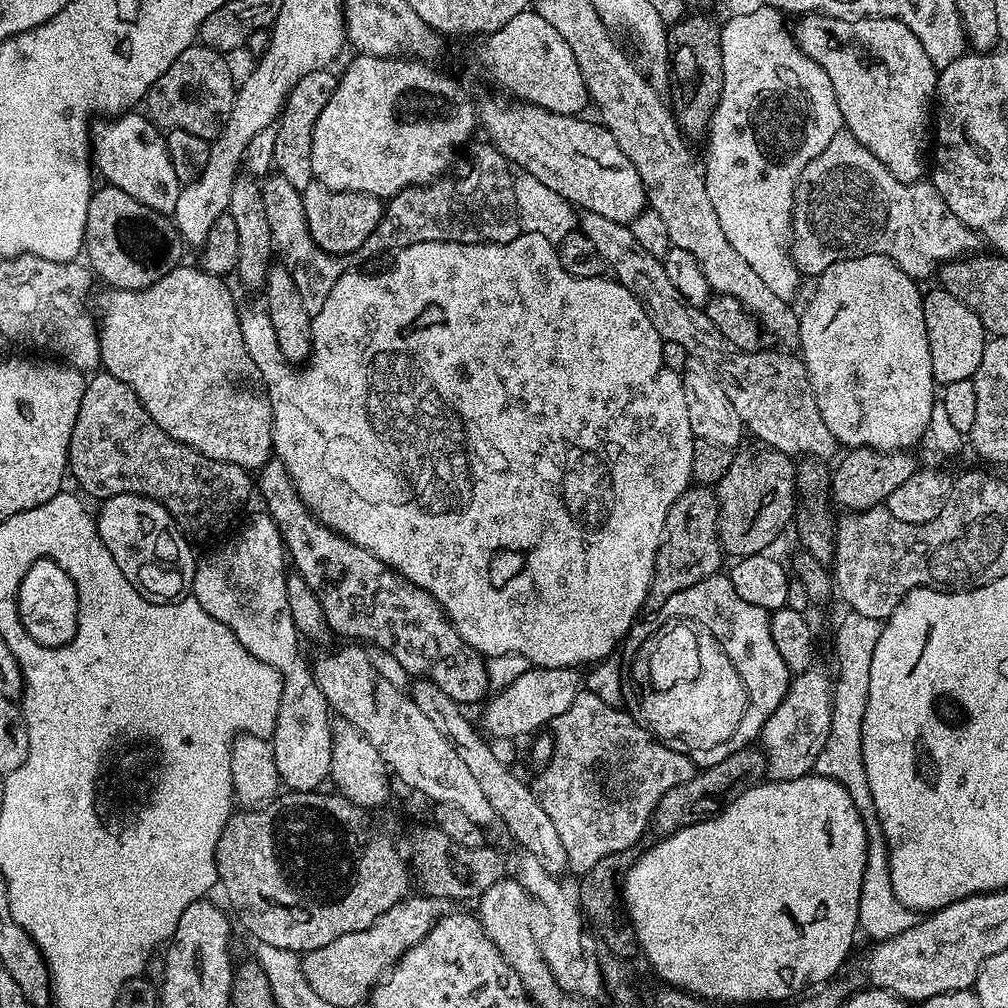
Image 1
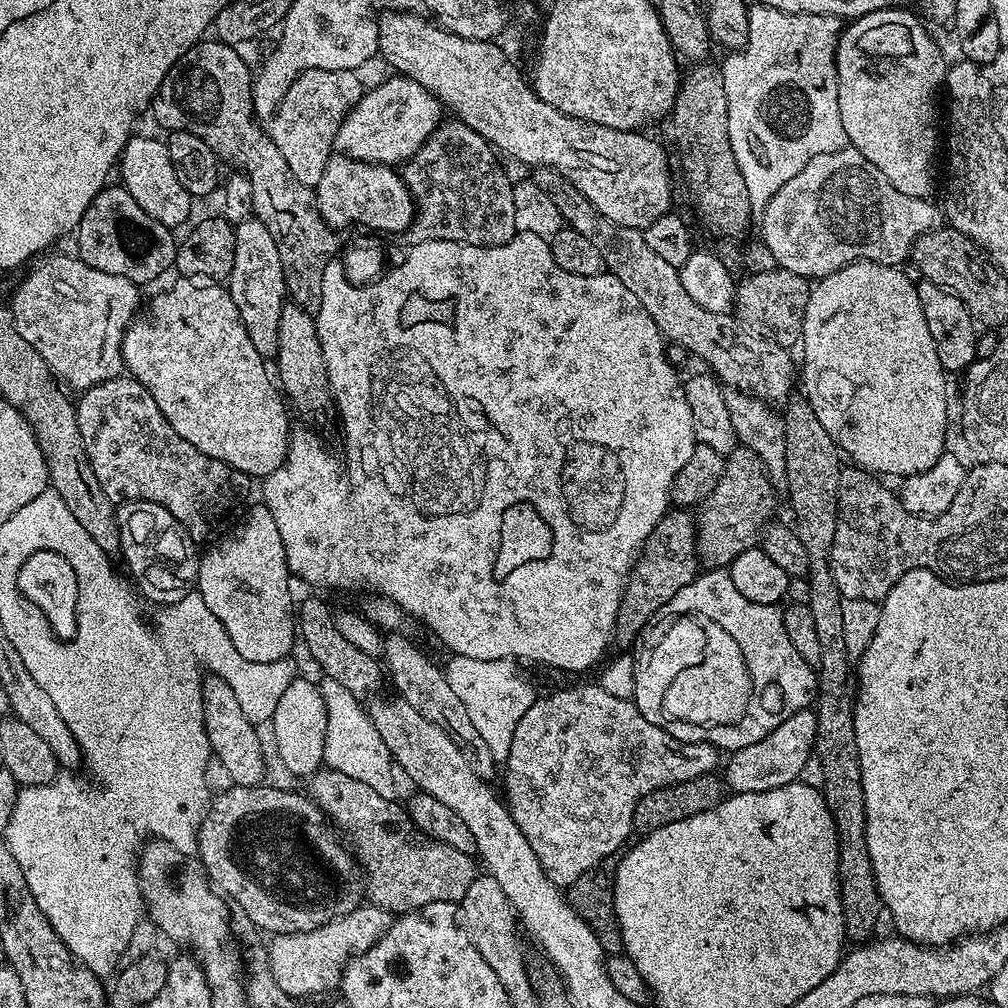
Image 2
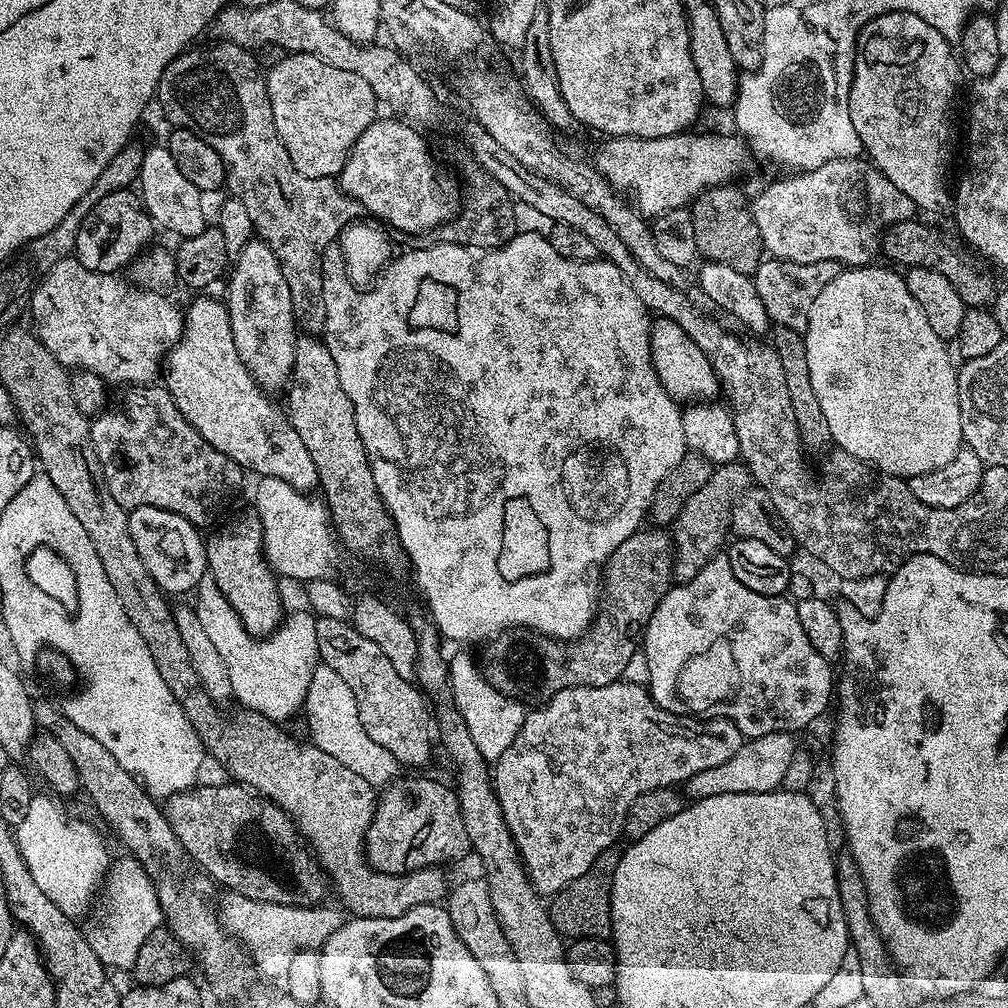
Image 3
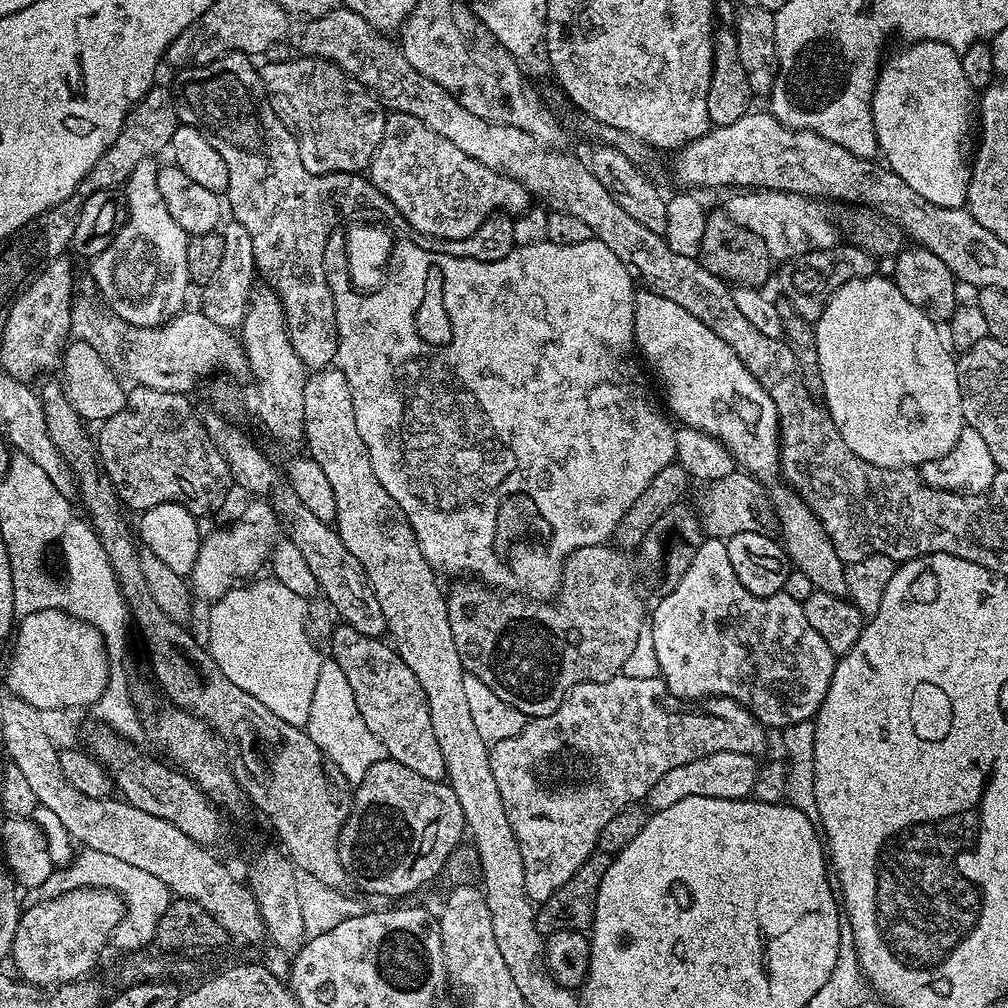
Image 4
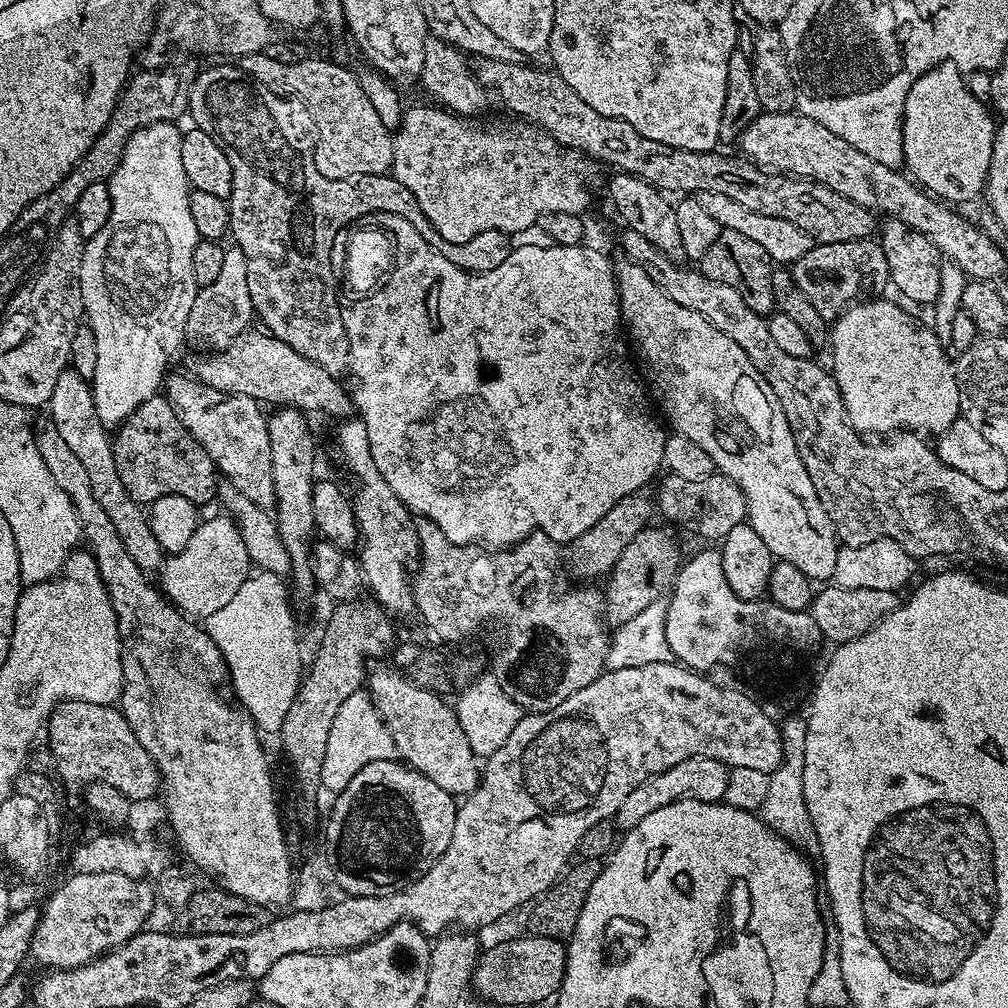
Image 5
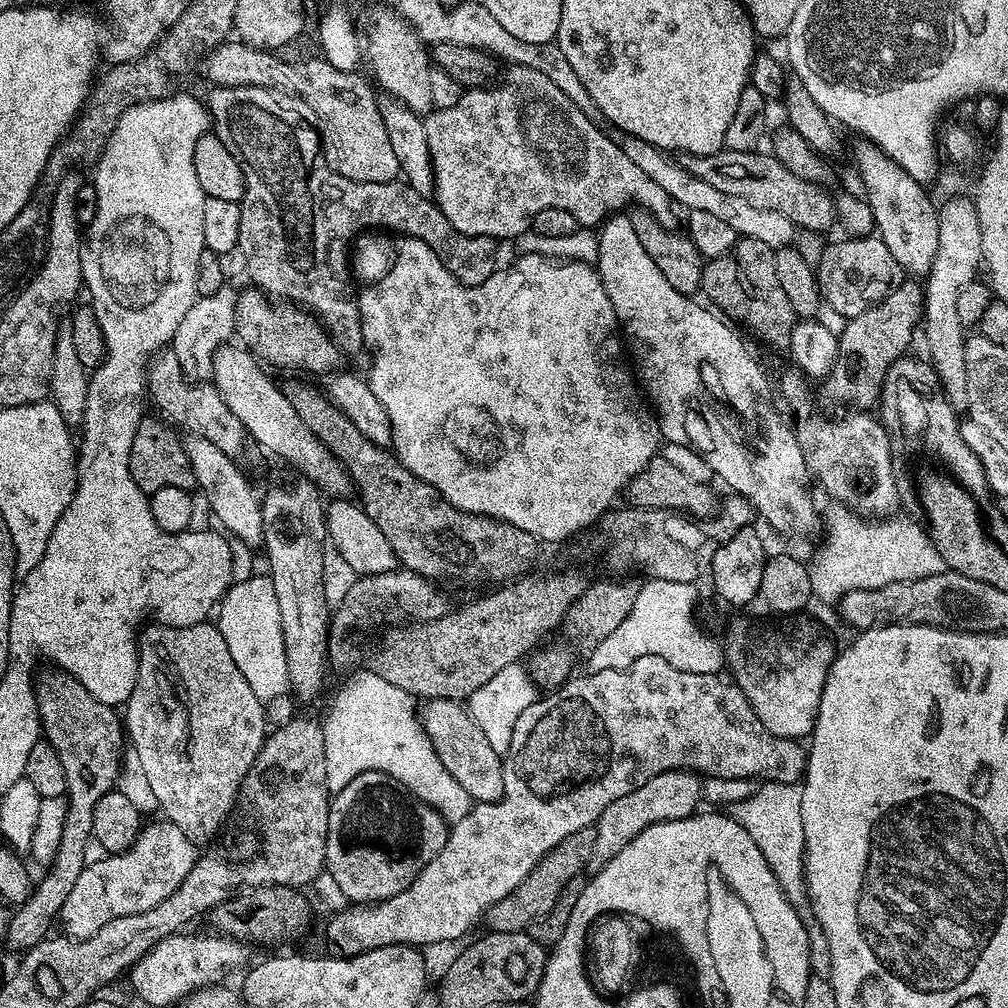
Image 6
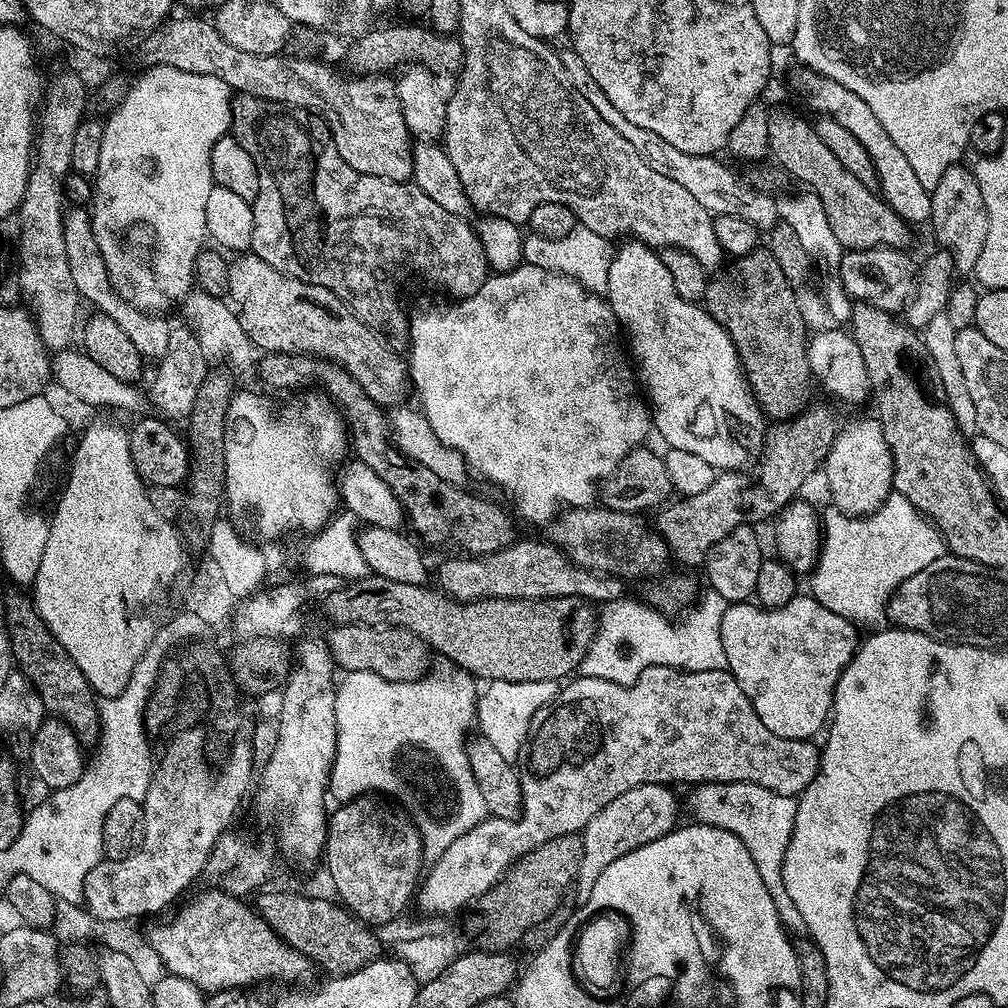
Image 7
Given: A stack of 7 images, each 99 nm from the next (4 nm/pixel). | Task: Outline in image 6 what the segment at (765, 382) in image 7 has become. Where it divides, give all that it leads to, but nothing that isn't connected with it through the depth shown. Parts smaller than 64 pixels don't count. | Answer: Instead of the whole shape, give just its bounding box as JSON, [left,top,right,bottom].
[699,236,798,346]

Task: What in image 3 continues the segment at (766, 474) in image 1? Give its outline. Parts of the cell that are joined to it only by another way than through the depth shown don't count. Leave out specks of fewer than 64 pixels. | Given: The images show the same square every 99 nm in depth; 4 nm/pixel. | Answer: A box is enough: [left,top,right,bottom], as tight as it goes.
[670,462,749,581]

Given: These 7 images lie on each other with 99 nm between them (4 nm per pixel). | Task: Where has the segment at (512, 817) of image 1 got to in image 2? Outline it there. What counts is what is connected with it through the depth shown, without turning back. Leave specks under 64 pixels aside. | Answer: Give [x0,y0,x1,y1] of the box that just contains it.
[382,634,498,778]

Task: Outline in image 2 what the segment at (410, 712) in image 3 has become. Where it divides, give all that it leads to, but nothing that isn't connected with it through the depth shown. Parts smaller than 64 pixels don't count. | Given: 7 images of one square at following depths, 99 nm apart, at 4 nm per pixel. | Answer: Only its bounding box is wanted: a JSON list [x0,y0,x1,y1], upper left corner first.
[298,596,386,697]

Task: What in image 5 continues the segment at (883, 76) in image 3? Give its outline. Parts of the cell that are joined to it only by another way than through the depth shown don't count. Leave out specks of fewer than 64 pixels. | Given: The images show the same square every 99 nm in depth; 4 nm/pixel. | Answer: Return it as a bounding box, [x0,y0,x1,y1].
[903,64,998,206]

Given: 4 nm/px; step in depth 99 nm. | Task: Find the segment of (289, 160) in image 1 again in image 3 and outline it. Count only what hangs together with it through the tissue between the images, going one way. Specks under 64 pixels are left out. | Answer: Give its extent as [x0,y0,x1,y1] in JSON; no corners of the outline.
[266,52,378,178]

